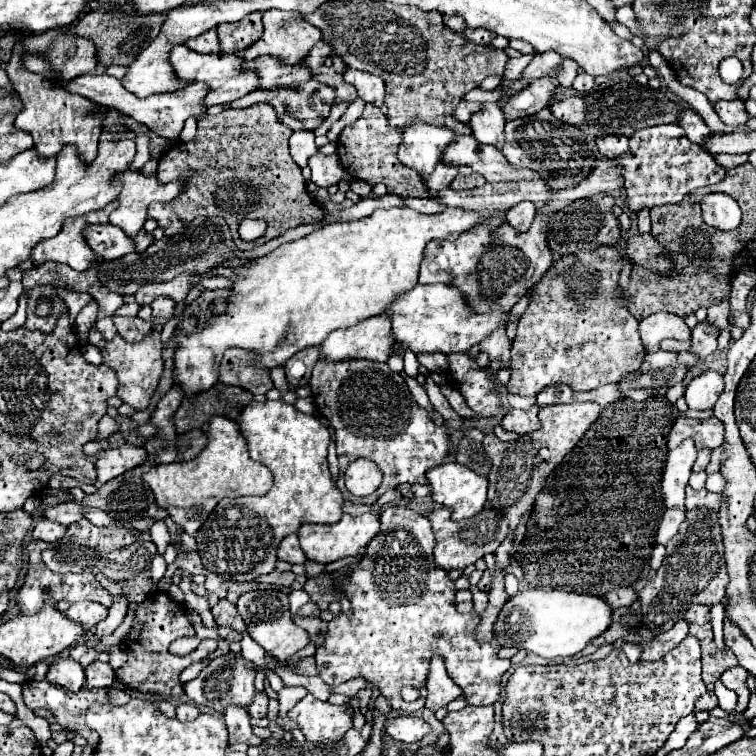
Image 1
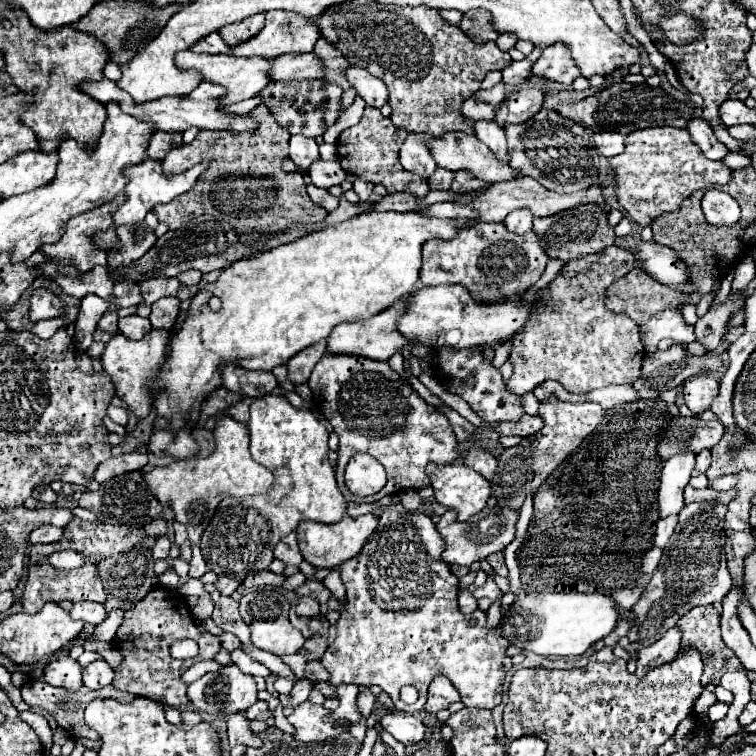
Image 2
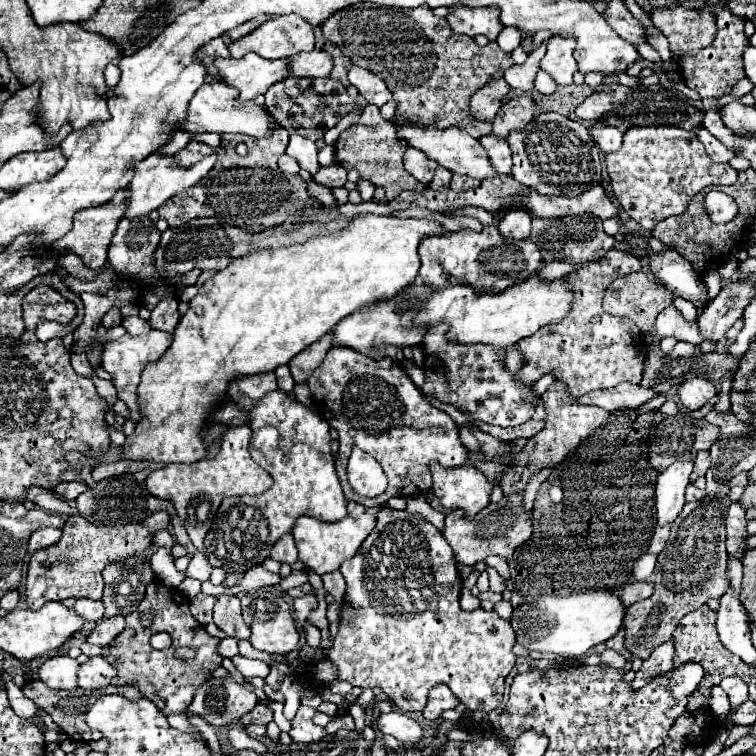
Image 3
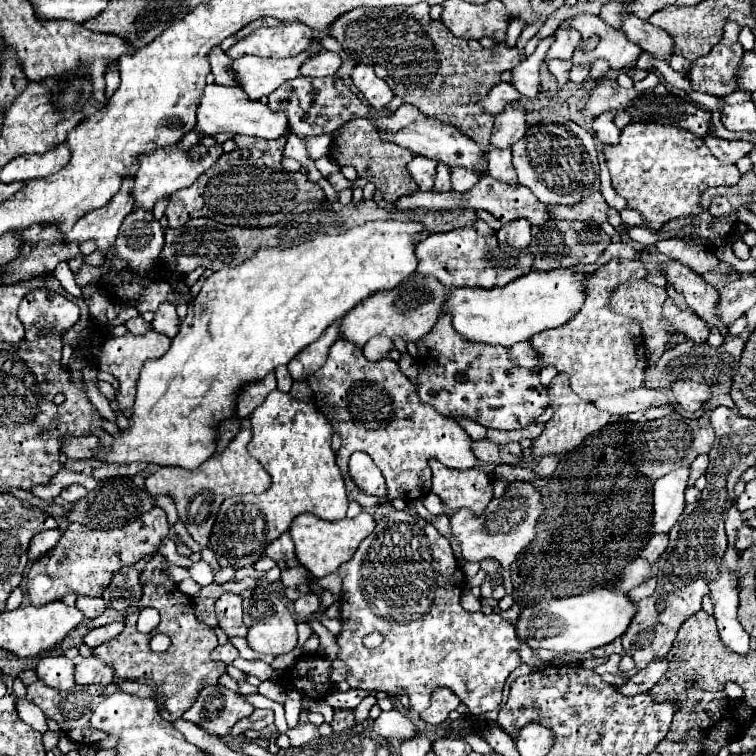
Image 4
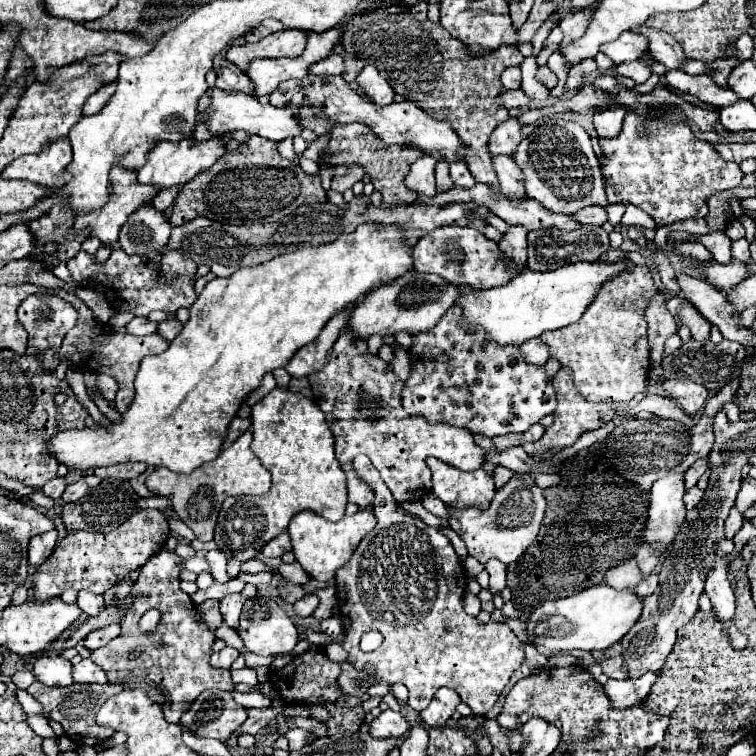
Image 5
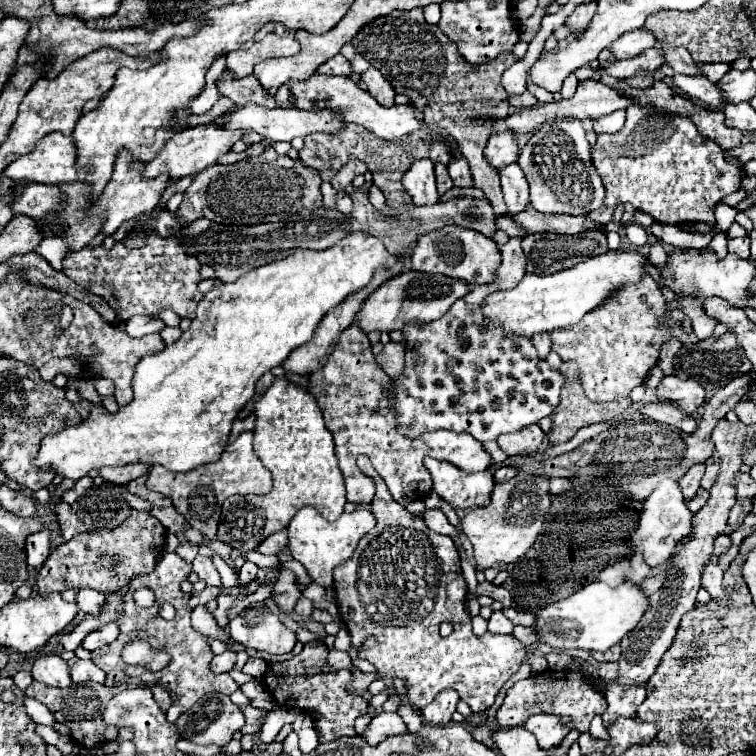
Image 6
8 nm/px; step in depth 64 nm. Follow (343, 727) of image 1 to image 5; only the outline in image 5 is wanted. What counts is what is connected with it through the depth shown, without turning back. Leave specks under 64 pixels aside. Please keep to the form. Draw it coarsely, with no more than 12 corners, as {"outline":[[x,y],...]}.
{"outline":[[292,728],[286,734],[288,750],[300,750],[312,732]]}

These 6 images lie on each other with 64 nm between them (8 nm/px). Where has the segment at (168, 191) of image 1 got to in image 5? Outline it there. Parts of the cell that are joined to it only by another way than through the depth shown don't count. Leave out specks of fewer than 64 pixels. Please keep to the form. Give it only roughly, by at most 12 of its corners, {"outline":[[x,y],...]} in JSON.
{"outline":[[232,134],[160,142],[138,170],[158,190],[210,168]]}

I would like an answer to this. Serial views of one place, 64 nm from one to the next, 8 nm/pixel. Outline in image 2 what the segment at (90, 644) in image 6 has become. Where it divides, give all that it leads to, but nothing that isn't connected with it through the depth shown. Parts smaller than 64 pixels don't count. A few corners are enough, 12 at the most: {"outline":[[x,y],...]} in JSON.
{"outline":[[110,612],[96,626],[92,638],[112,642],[124,612]]}

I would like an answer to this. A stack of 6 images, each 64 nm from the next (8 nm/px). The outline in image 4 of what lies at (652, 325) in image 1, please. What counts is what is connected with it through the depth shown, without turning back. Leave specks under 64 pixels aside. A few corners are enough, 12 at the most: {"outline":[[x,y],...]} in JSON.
{"outline":[[664,302],[664,320],[696,344],[706,342],[708,324],[692,310]]}

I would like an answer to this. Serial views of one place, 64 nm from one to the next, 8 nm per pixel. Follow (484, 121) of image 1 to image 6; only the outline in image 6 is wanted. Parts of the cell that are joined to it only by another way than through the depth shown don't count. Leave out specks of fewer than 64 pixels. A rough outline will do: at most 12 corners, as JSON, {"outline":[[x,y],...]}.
{"outline":[[518,164],[500,172],[510,216],[530,206],[528,182]]}

